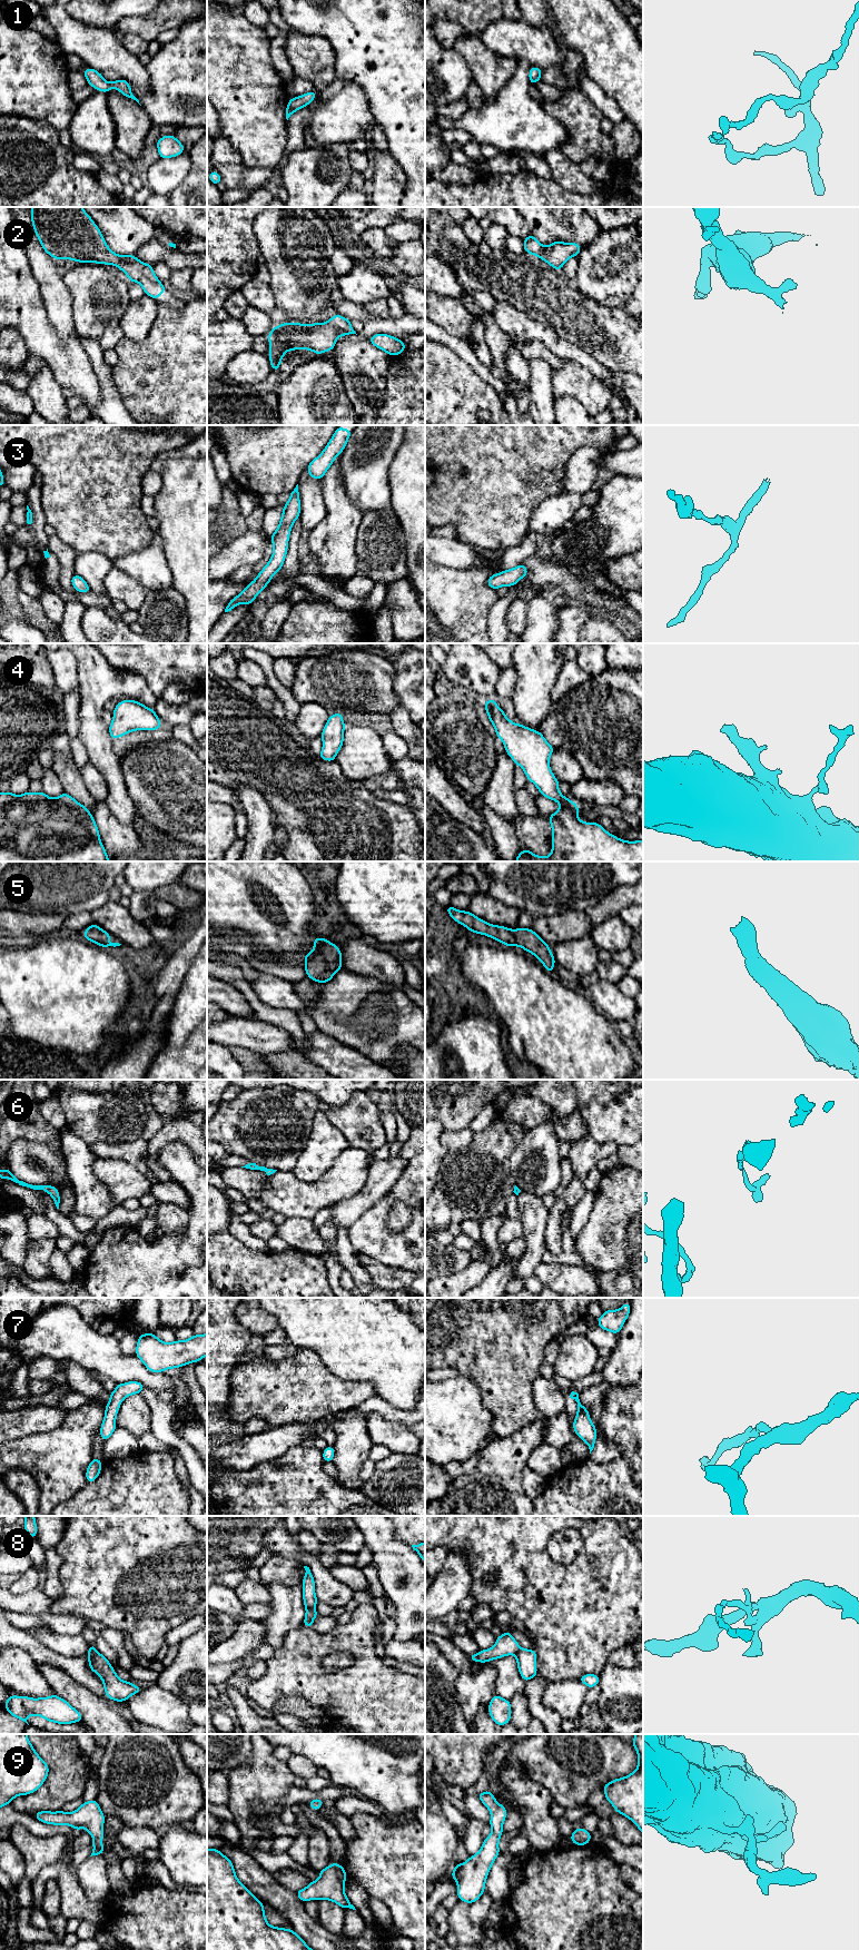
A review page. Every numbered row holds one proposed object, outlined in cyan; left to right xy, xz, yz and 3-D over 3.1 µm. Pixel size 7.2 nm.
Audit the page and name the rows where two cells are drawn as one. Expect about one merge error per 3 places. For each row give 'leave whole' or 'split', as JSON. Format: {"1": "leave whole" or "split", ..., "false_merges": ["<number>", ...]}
{"1": "leave whole", "2": "leave whole", "3": "leave whole", "4": "leave whole", "5": "leave whole", "6": "leave whole", "7": "leave whole", "8": "split", "9": "leave whole", "false_merges": ["8"]}

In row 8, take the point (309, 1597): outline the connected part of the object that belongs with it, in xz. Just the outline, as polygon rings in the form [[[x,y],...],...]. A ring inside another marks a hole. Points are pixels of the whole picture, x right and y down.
[[[304,1566],[306,1573],[303,1578],[303,1599],[305,1608],[315,1609],[317,1597],[315,1594],[315,1580],[309,1567]]]

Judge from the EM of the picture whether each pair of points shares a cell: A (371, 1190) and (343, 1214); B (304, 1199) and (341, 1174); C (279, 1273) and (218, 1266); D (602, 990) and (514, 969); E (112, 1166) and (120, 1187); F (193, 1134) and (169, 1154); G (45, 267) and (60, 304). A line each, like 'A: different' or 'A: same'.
A: same
B: same
C: same
D: different
E: same
F: different
G: same

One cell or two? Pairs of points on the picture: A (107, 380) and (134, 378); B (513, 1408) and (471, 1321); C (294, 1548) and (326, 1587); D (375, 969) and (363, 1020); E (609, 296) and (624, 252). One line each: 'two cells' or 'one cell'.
A: two cells
B: one cell
C: one cell
D: two cells
E: one cell

